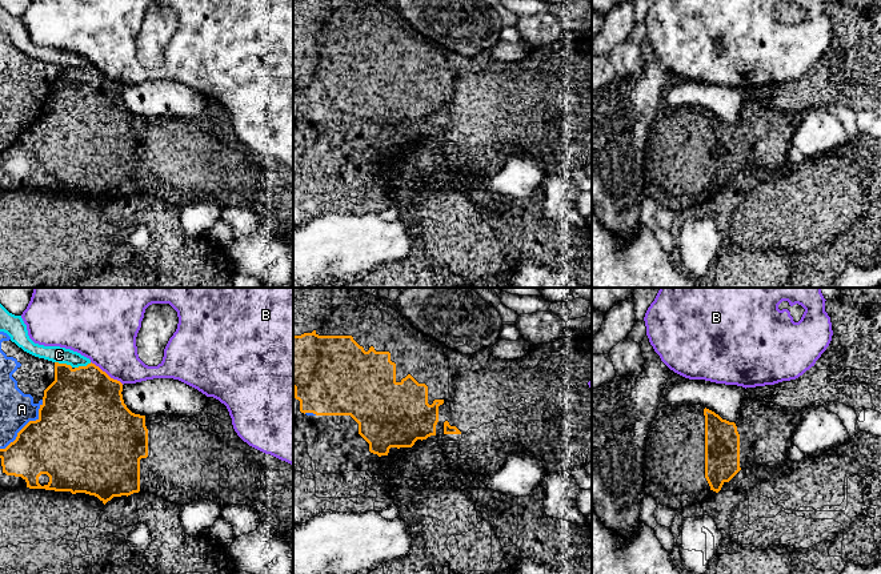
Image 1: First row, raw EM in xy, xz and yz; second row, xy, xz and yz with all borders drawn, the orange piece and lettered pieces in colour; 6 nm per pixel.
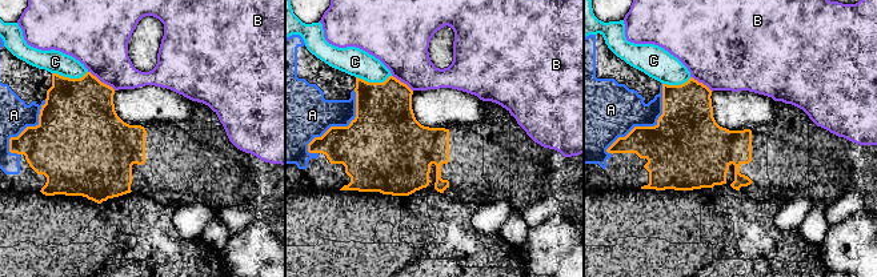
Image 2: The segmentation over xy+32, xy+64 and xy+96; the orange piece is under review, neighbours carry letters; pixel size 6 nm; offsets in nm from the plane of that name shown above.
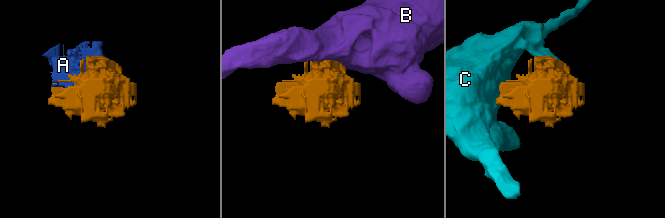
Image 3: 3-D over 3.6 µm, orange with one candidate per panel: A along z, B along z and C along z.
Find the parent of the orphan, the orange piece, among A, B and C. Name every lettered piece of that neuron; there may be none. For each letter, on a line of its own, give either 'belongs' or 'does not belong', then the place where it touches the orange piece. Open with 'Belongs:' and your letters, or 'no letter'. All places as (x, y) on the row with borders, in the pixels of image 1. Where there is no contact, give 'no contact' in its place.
Belongs: no letter
A: does not belong; meets orange in xy at (25, 425)
B: does not belong; meets orange in xy at (105, 373)
C: does not belong; meets orange in xy at (64, 364)

